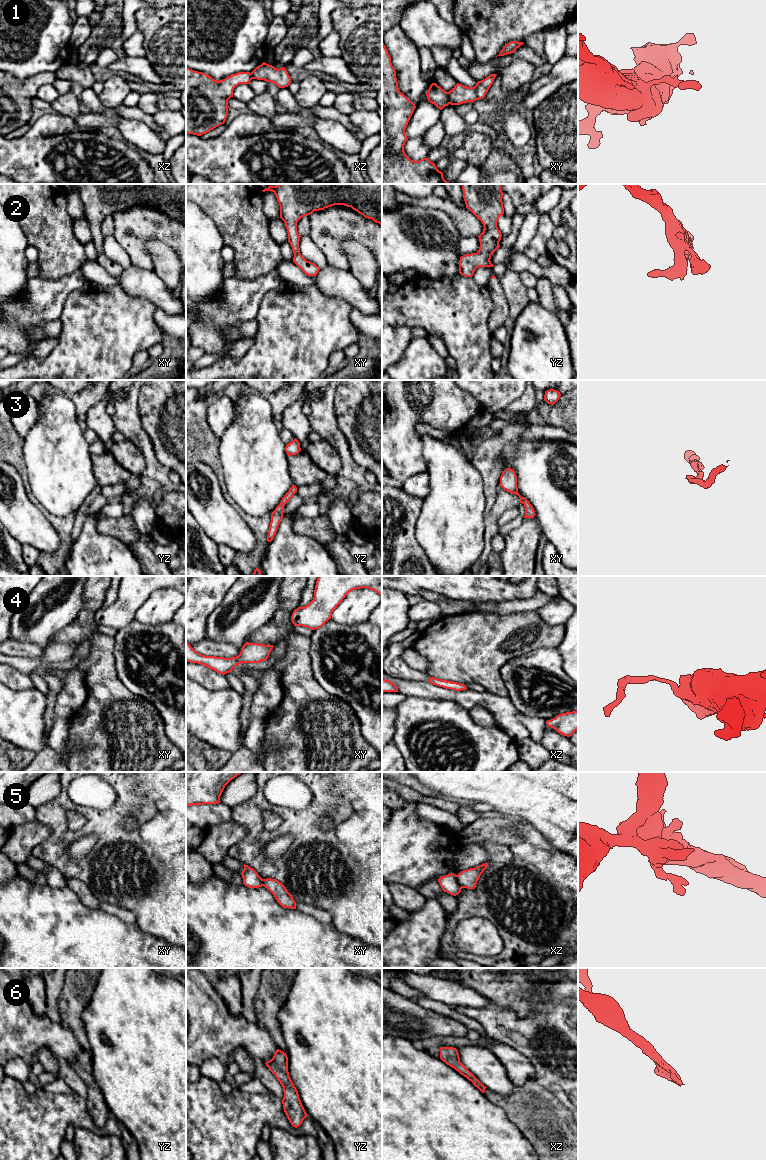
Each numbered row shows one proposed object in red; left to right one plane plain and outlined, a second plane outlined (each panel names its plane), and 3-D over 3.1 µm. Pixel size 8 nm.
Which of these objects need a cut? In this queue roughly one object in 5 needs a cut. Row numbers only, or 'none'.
1, 5

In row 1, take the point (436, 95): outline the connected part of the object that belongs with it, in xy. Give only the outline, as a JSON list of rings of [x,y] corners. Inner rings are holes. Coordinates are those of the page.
[[[432,83],[426,93],[428,101],[434,104],[437,108],[442,110],[445,106],[449,105],[448,92],[438,86],[436,83]]]

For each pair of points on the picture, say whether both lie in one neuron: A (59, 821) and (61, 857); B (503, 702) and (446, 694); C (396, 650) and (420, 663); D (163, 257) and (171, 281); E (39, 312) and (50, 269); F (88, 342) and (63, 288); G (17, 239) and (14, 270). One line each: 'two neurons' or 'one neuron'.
A: one neuron
B: one neuron
C: two neurons
D: one neuron
E: two neurons
F: two neurons
G: one neuron

